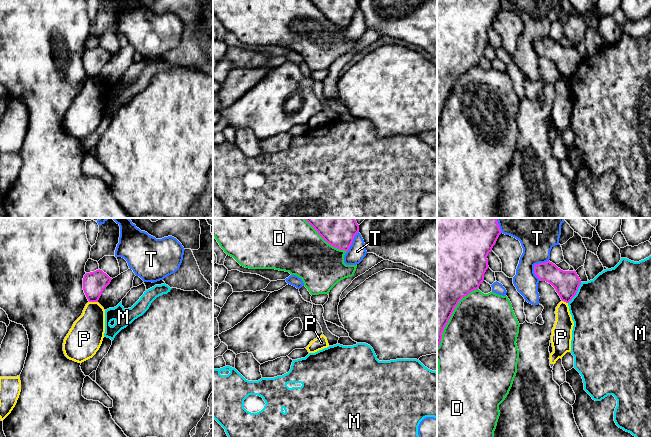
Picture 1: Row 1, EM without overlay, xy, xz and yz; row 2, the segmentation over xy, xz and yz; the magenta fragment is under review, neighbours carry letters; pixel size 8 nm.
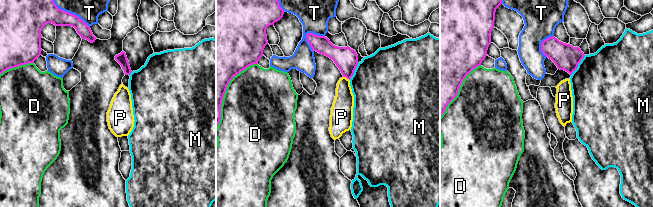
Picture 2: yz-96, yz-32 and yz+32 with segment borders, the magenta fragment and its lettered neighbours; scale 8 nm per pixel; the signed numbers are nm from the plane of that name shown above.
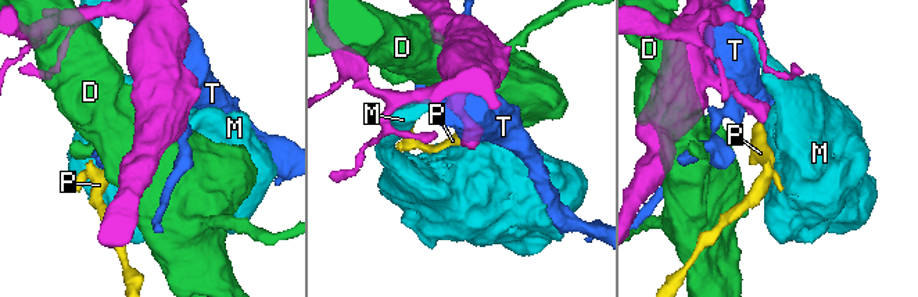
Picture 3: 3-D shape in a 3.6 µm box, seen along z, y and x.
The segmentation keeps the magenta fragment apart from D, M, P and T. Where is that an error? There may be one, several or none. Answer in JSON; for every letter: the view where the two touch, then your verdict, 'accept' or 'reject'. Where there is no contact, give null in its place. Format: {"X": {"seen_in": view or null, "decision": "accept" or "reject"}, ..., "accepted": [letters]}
{"D": {"seen_in": "xz", "decision": "reject"}, "M": {"seen_in": "yz", "decision": "reject"}, "P": {"seen_in": "xy", "decision": "reject"}, "T": {"seen_in": "yz", "decision": "reject"}, "accepted": []}

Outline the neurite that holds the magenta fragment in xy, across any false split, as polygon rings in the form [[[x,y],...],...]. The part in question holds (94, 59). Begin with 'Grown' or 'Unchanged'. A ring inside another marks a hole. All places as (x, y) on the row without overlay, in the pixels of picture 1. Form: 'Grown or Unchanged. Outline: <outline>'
Unchanged. Outline: [[[102,46],[86,49],[83,54],[83,66],[89,78],[98,78],[103,66],[110,60],[110,54]]]

